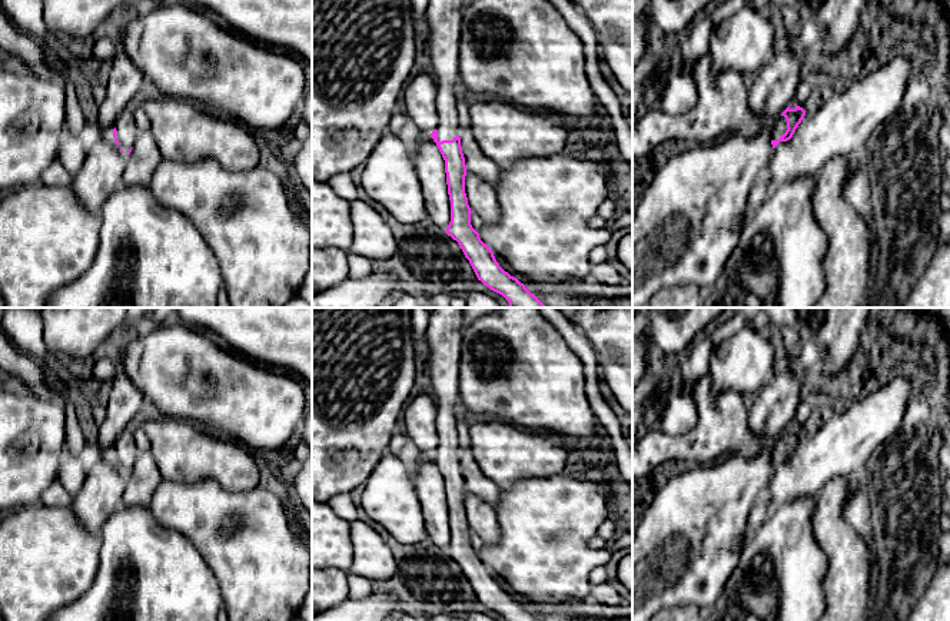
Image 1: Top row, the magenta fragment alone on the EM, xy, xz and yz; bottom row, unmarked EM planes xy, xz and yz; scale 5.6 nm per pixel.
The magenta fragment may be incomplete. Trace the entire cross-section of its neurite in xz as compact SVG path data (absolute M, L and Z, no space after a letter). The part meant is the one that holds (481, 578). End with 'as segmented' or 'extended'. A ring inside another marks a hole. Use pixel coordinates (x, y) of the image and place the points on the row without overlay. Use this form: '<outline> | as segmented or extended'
M434 308L425 332L422 366L431 395L438 408L436 431L439 444L431 454L444 481L451 542L446 555L458 562L478 601L506 621L539 621L524 604L505 592L494 572L471 545L471 528L465 514L466 486L461 468L458 419L464 414L459 395L459 366L462 355L464 308Z | extended

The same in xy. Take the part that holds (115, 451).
M127 428L116 439L113 458L120 472L126 476L130 475L133 464L139 455L137 445L133 436L133 428Z | extended

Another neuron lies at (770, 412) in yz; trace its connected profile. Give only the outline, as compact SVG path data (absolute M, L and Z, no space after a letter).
M790 328L780 332L785 355L777 361L773 378L748 401L747 425L758 436L778 436L791 425L807 385L807 375L793 368L801 346L798 335Z

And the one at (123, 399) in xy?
M120 362L113 381L106 386L103 401L106 419L92 431L92 441L100 449L102 458L114 462L113 449L117 436L130 428L133 418L146 404L143 392L132 382Z

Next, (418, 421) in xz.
M431 393L418 395L402 412L401 428L425 456L429 456L439 444L436 415L436 402Z

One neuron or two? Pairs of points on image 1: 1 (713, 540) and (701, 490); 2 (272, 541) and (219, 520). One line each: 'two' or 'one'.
1: one
2: one

